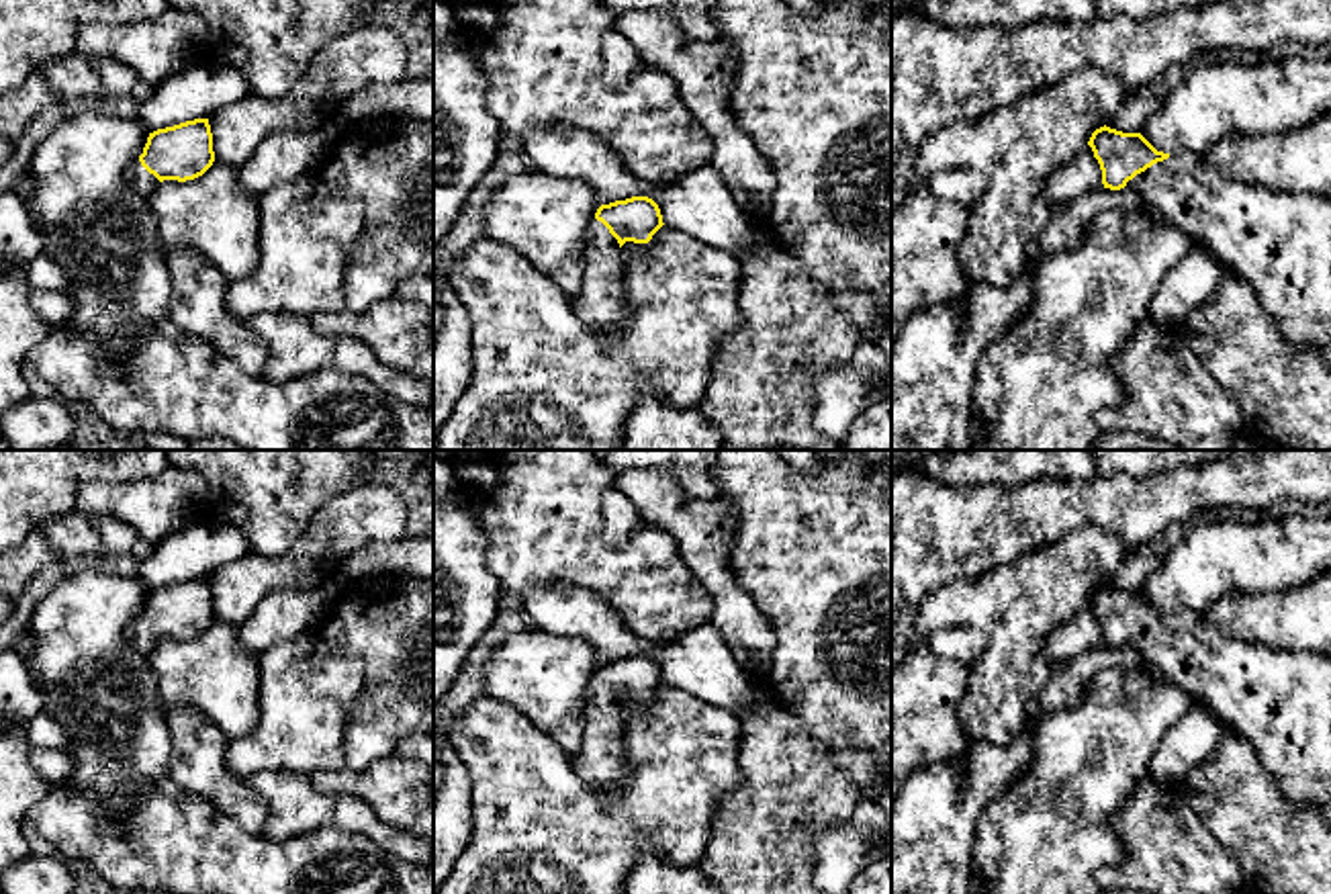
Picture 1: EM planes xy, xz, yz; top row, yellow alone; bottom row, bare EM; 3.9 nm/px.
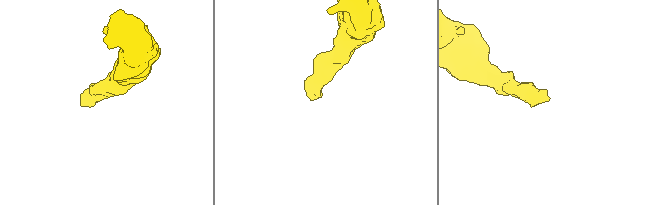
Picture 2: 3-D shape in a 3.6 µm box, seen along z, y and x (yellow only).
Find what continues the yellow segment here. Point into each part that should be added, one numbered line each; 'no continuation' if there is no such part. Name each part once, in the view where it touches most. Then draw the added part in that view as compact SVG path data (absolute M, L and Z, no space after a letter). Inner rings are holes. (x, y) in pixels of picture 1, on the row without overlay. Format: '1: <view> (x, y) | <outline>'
1: yz (1280, 700) | M1174 612L1127 640L1157 679L1180 685L1227 730L1247 739L1282 796L1315 804L1331 822L1331 655L1249 644L1214 628L1206 614Z

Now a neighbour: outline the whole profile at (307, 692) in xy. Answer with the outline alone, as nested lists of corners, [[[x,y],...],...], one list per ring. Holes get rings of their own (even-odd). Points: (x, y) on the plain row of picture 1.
[[[315,634],[290,638],[258,657],[260,720],[258,726],[229,741],[229,769],[251,779],[260,771],[313,775],[346,767],[346,728],[364,685],[364,663],[327,649]]]

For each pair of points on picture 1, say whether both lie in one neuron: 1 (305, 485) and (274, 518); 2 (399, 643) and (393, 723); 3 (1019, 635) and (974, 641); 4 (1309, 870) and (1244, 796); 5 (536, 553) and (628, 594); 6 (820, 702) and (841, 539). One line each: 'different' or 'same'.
1: same
2: same
3: different
4: same
5: same
6: same

